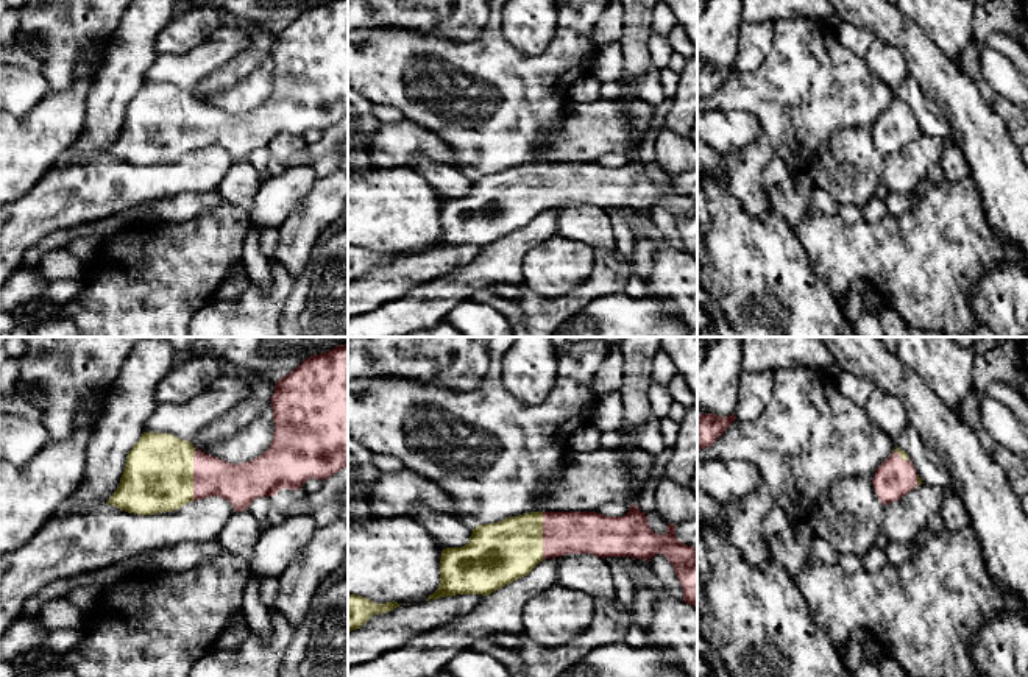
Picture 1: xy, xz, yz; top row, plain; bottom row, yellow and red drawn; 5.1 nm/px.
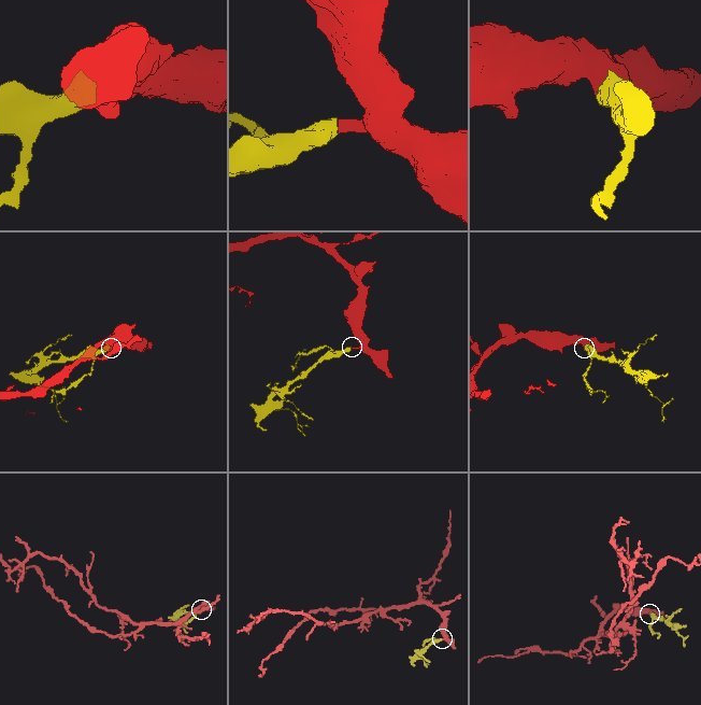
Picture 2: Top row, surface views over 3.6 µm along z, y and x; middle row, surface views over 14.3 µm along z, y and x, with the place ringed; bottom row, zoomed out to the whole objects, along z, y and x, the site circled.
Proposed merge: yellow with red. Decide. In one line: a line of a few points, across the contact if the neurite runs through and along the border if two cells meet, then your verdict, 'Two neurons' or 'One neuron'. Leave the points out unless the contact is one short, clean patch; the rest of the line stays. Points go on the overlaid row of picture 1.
One neuron

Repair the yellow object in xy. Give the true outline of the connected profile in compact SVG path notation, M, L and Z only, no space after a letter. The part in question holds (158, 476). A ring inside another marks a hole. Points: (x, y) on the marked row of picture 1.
M348 343L304 359L278 379L270 406L273 441L264 454L243 463L225 462L172 434L144 432L128 452L120 484L106 504L154 515L218 496L243 512L257 498L276 496L282 488L300 490L309 479L324 480L348 468Z

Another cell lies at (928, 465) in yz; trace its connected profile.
M905 427L895 438L895 446L908 454L923 484L938 485L947 494L952 494L953 480L948 470L941 457L922 441L914 427Z

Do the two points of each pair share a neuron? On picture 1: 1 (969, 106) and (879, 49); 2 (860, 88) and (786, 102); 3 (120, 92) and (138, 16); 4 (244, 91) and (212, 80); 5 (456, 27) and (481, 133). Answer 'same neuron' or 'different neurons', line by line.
1: different neurons
2: same neuron
3: same neuron
4: different neurons
5: different neurons

